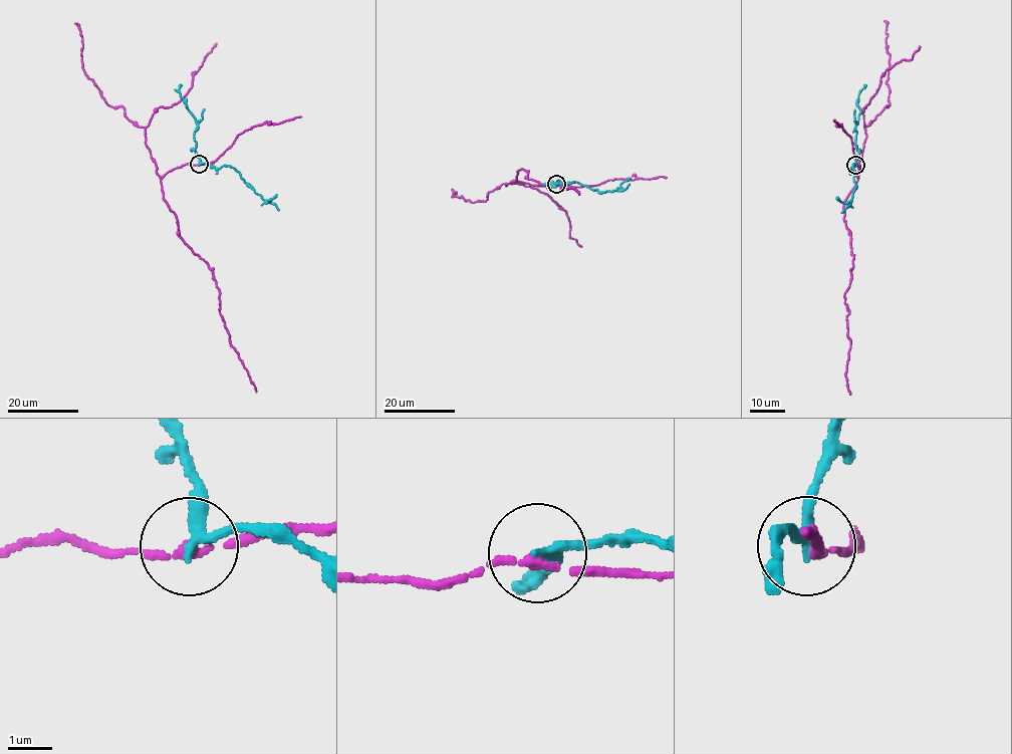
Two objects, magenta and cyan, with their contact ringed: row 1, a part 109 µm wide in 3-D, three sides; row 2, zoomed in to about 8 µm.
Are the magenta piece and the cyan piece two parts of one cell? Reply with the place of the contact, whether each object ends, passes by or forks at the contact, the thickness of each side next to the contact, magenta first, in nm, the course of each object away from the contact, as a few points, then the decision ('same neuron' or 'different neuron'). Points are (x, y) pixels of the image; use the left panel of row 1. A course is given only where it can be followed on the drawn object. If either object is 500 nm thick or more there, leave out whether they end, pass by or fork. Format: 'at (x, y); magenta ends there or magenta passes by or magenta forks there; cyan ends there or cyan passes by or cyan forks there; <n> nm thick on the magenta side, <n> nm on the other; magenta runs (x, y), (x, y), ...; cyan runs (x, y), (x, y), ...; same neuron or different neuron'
at (199, 164); magenta passes by; cyan passes by; 180 nm thick on the magenta side, 220 nm on the other; magenta runs (199, 164), (184, 164), (164, 176), (163, 198), (177, 218), (180, 238), (212, 271), (230, 344), (256, 393); cyan runs (199, 164), (219, 169), (232, 167), (263, 199), (268, 201), (276, 195); different neuron

